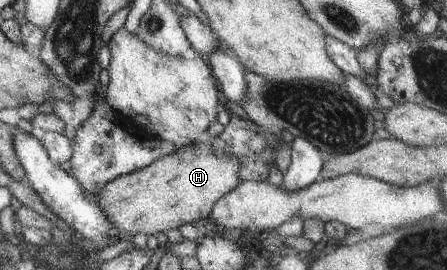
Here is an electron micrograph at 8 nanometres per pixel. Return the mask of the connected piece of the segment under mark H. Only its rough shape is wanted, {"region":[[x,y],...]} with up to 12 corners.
{"region":[[190,144],[90,196],[119,231],[210,219],[233,157]]}

